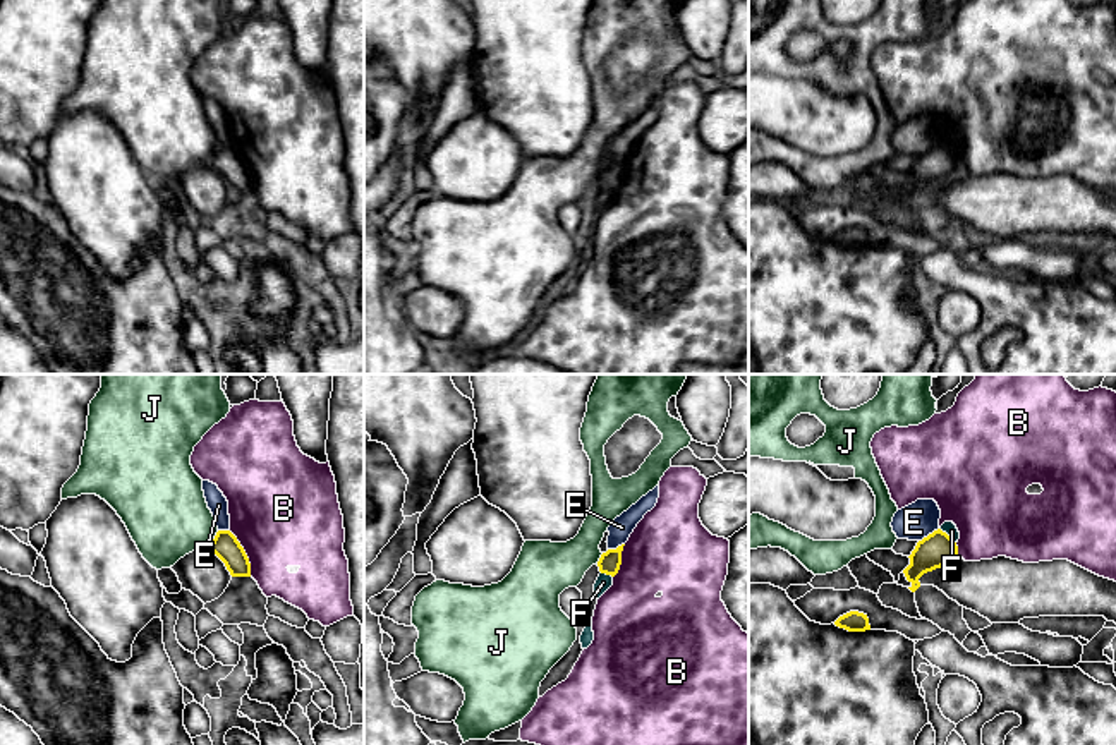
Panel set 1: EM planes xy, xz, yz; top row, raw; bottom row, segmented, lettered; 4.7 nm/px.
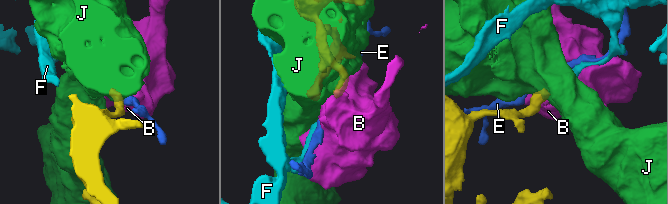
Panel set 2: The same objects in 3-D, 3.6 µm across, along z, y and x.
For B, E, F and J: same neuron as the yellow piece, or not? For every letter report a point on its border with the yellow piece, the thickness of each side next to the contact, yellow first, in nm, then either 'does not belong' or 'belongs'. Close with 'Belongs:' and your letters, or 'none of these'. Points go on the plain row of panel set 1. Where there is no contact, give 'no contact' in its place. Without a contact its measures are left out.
B: meets yellow in xy at (244, 169); 120 nm thick on the yellow side, 480 nm on the other; does not belong
E: meets yellow in yz at (929, 150); 160 nm thick on the yellow side, 170 nm on the other; does not belong
F: meets yellow in yz at (948, 151); 160 nm thick on the yellow side, 60 nm on the other; does not belong
J: meets yellow in xy at (215, 153); 120 nm thick on the yellow side, 380 nm on the other; does not belong
Belongs: none of these

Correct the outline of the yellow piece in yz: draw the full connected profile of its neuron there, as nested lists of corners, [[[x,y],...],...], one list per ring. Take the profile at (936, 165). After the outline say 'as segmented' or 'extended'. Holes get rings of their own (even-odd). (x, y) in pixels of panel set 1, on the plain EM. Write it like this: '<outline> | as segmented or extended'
[[[941,144],[919,156],[908,172],[910,180],[903,185],[907,196],[912,199],[908,204],[915,208],[920,203],[919,194],[924,189],[948,180],[956,172],[956,158]]] | as segmented

